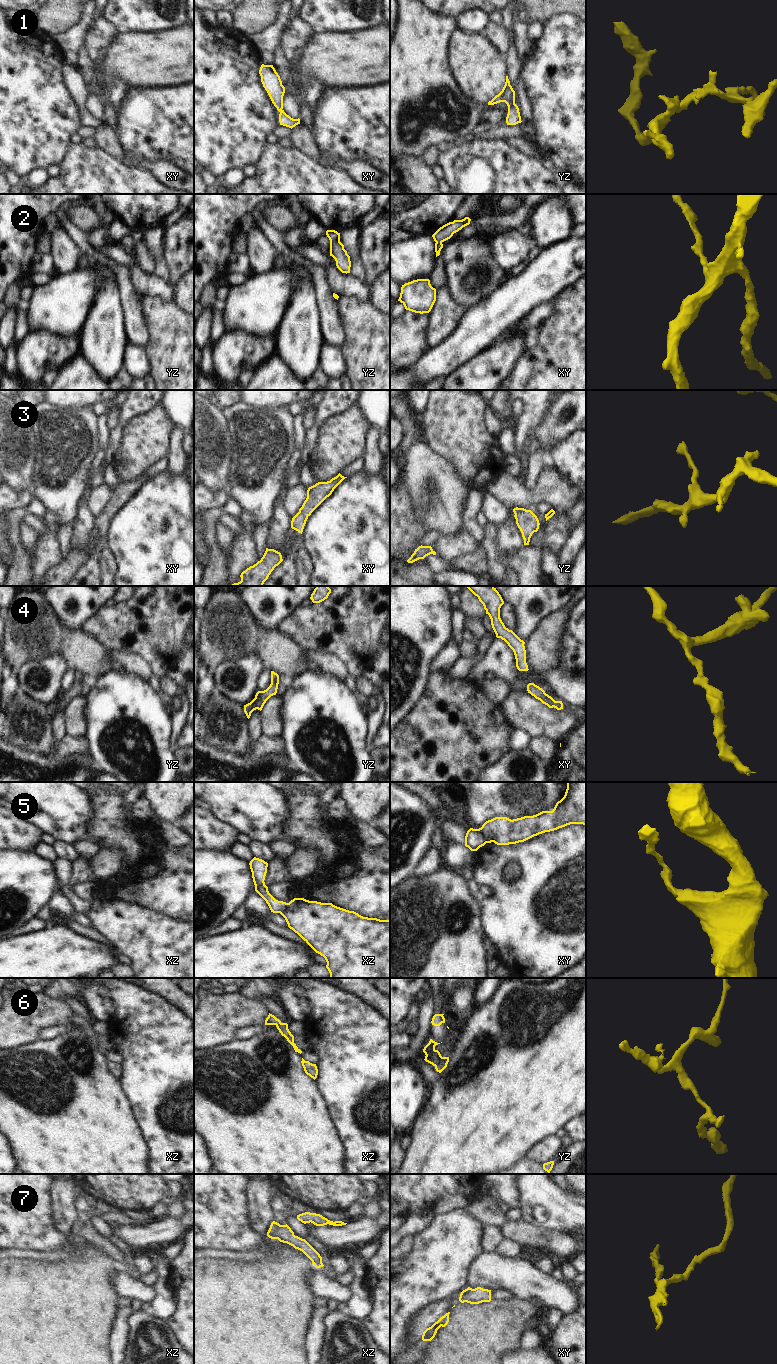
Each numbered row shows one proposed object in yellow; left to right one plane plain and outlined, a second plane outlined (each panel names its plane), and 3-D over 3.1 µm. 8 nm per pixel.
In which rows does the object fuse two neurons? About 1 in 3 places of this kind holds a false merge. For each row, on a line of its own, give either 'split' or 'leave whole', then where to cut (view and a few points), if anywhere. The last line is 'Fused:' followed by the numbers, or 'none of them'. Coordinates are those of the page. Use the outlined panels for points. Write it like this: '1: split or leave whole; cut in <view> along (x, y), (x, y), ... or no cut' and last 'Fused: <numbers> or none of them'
1: leave whole; no cut
2: leave whole; no cut
3: leave whole; no cut
4: leave whole; no cut
5: split; cut in xy along (476, 829), (487, 842)
6: leave whole; no cut
7: leave whole; no cut
Fused: 5

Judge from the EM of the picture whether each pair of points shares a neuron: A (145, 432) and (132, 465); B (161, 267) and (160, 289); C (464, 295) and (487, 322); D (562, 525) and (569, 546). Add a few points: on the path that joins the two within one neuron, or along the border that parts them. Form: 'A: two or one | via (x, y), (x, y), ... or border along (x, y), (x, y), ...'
A: one | via (145, 440), (133, 457)
B: two | border along (153, 273), (161, 277), (168, 284)
C: two | border along (492, 292), (466, 309)
D: two | border along (572, 531), (558, 551)

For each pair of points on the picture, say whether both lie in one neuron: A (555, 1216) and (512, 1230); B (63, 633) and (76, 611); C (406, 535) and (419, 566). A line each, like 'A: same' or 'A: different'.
A: different
B: different
C: same

